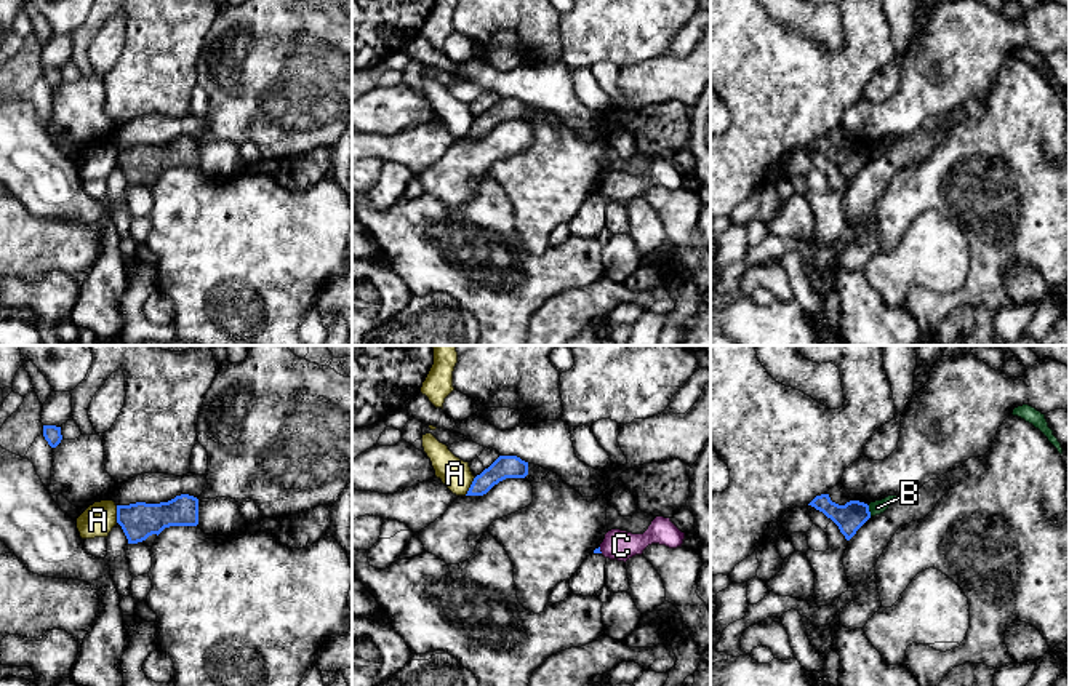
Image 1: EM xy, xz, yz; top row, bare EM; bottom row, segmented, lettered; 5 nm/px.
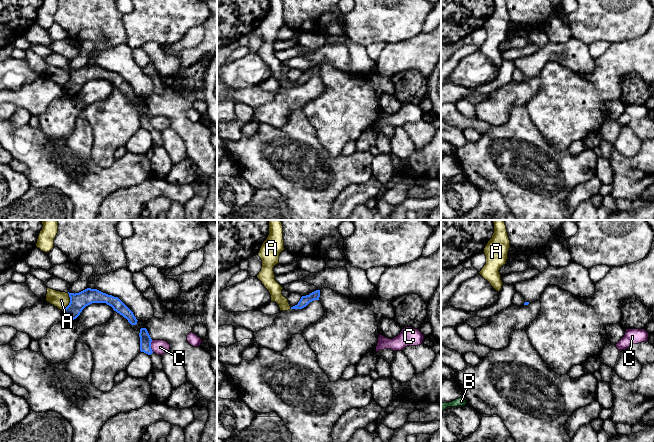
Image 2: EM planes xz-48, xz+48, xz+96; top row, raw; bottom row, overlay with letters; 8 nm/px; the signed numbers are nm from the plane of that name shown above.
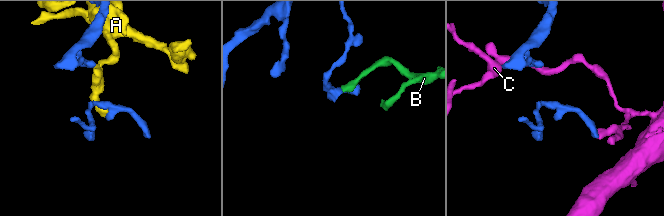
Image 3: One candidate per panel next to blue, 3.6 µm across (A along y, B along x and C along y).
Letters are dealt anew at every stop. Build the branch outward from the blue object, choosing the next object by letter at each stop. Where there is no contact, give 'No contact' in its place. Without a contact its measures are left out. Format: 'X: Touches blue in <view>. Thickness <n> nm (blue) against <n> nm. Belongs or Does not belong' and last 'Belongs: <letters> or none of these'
A: Touches blue in xz. Thickness 110 nm (blue) against 160 nm. Does not belong
B: Touches blue in yz. Thickness 140 nm (blue) against 70 nm. Does not belong
C: Touches blue in xz. Thickness 30 nm (blue) against 150 nm. Does not belong
Belongs: none of these

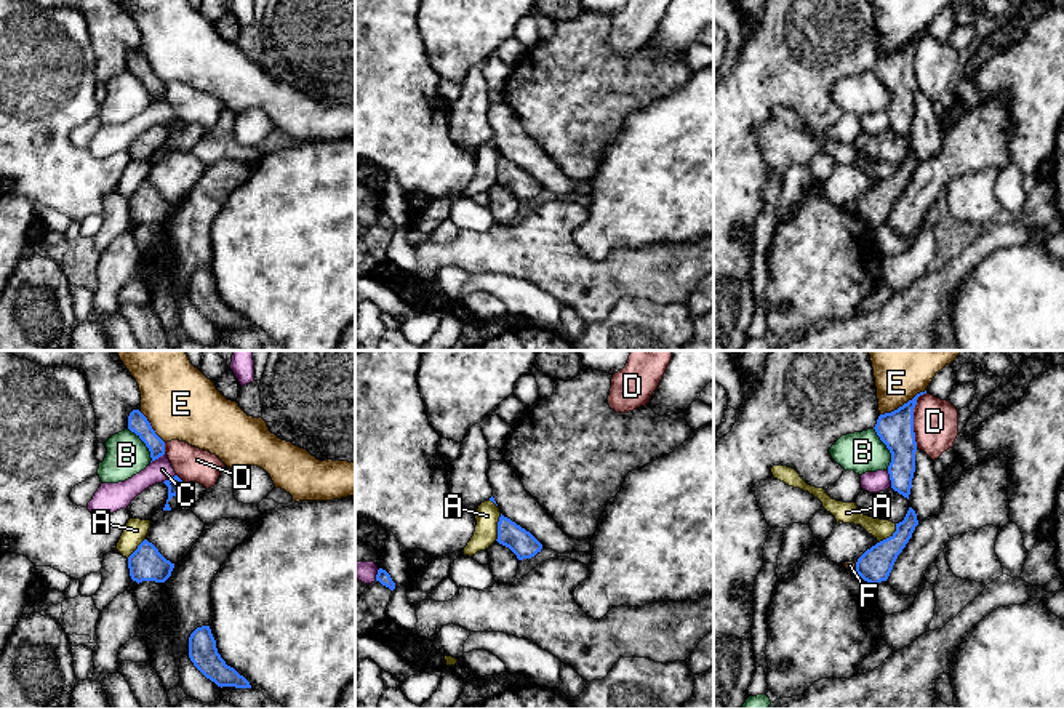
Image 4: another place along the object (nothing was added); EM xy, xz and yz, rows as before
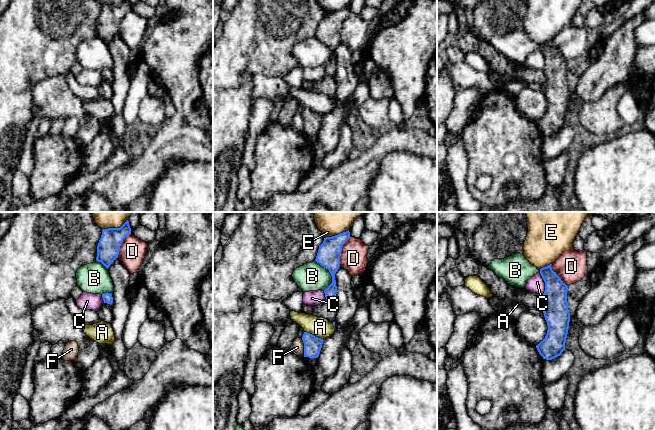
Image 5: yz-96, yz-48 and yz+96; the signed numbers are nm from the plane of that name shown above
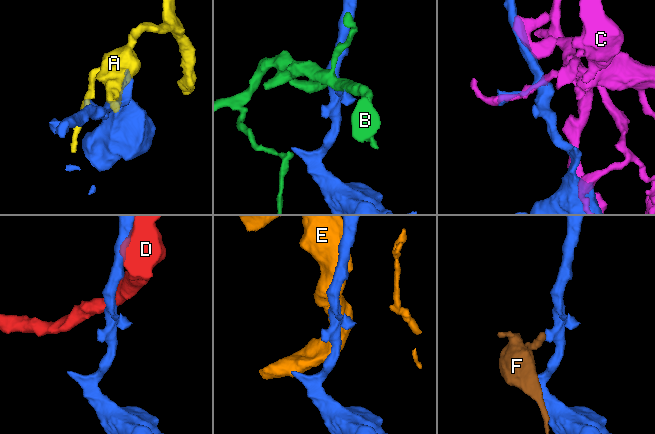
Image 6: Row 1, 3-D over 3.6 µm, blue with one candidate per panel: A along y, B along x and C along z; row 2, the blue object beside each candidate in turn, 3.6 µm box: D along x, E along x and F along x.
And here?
A: Touches blue in xz. Thickness 140 nm (blue) against 120 nm. Does not belong
B: Touches blue in yz. Thickness 180 nm (blue) against 200 nm. Does not belong
C: Touches blue in yz. Thickness 180 nm (blue) against 110 nm. Does not belong
D: Touches blue in yz. Thickness 180 nm (blue) against 220 nm. Does not belong
E: Touches blue in yz. Thickness 180 nm (blue) against 220 nm. Does not belong
F: Touches blue in yz. Thickness 170 nm (blue) against 50 nm. Does not belong
Belongs: none of these

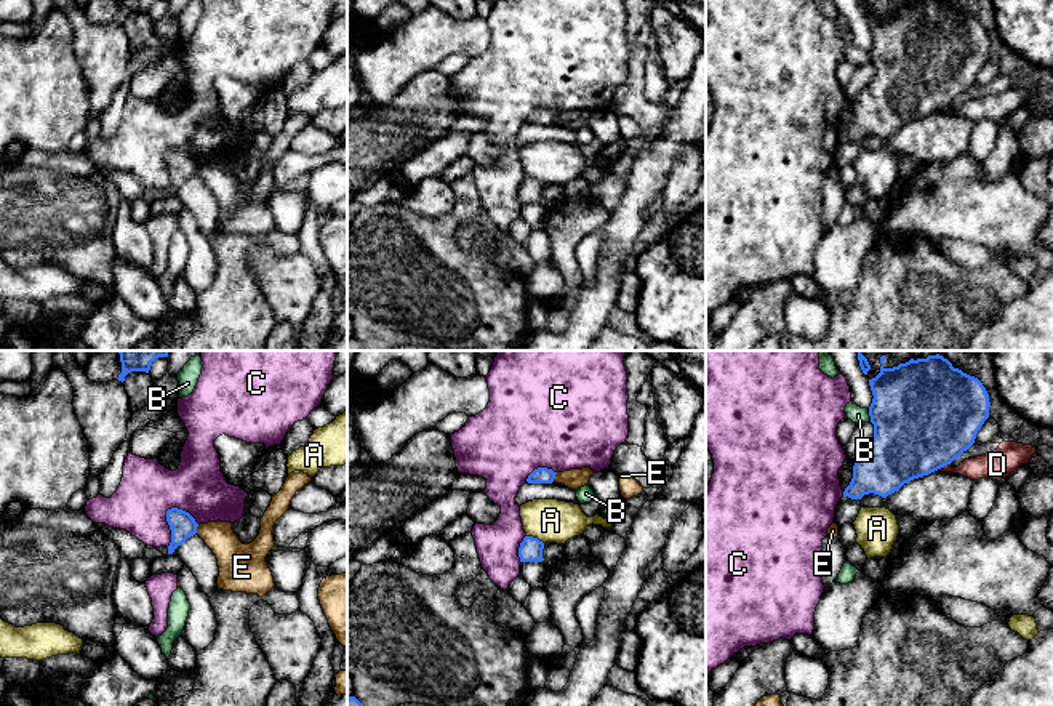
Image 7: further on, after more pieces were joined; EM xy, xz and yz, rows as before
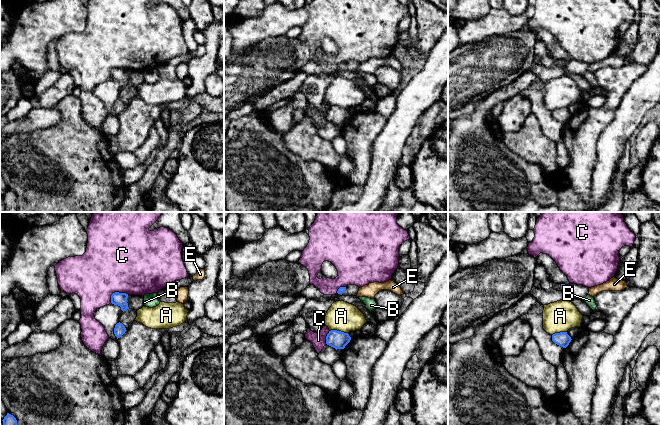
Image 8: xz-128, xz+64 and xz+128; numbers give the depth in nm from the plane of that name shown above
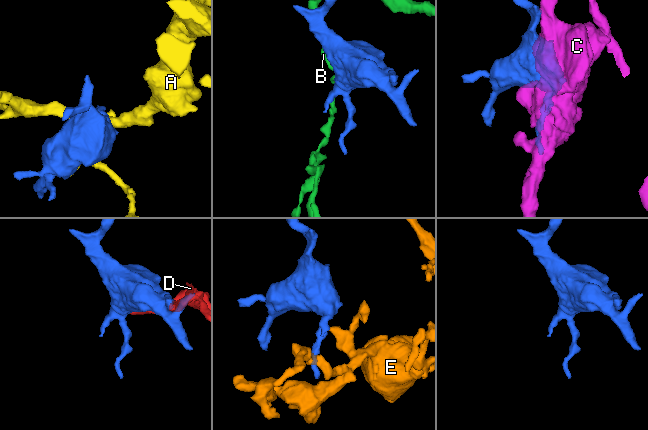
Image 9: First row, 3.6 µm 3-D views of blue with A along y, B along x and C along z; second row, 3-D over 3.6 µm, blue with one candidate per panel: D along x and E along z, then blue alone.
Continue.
A: Touches blue in xz. Thickness 120 nm (blue) against 220 nm. Does not belong
B: Touches blue in yz. Thickness 480 nm (blue) against 90 nm. Does not belong
C: Touches blue in xy. Thickness 140 nm (blue) against 280 nm. Does not belong
D: Touches blue in yz. Thickness 500 nm (blue) against 130 nm. Does not belong
E: Touches blue in xy. Thickness 140 nm (blue) against 180 nm. Does not belong
Belongs: none of these

